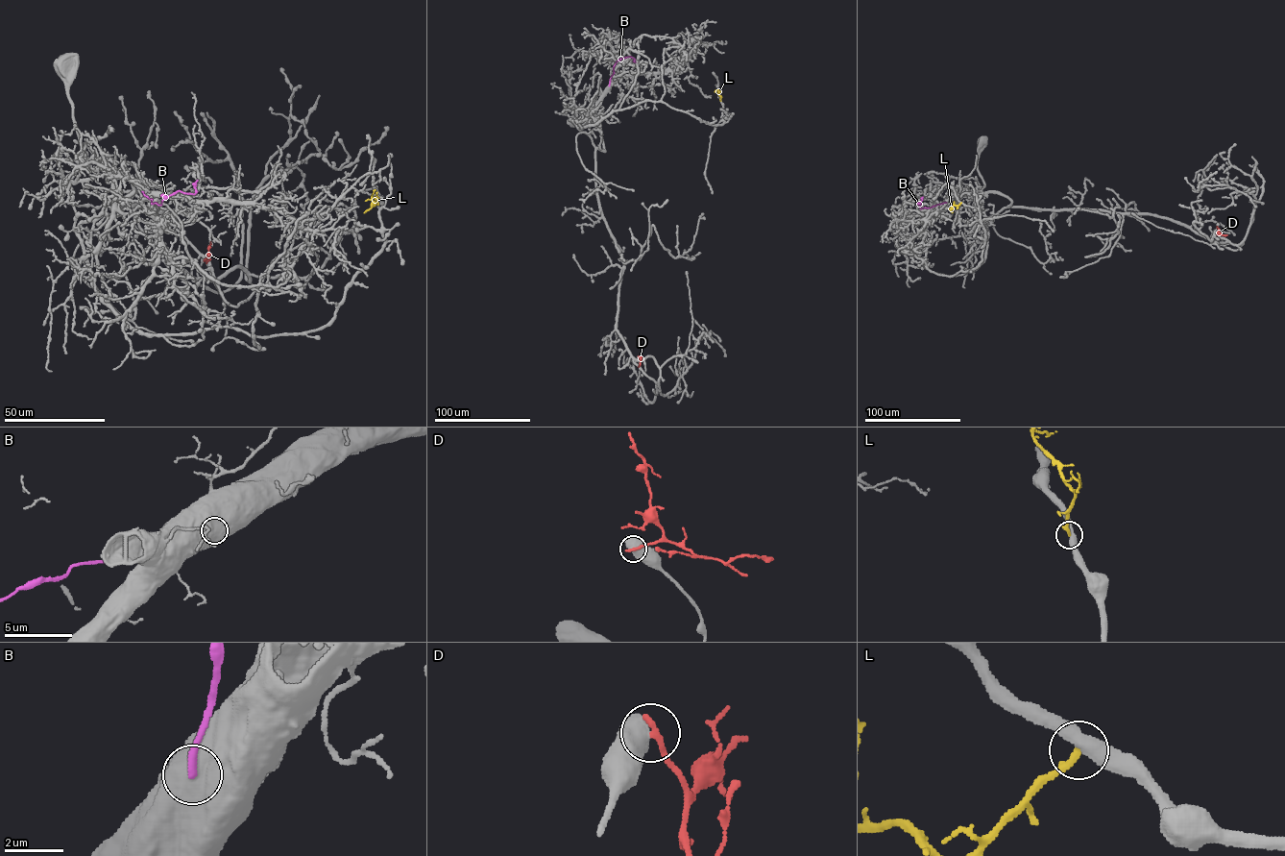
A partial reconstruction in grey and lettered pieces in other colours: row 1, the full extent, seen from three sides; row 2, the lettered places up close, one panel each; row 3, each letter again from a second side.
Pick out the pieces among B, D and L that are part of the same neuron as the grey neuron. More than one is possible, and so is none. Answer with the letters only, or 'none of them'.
none of them

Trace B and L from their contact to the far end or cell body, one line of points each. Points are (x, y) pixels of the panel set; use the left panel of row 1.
B: (142, 191), (152, 203), (160, 205), (179, 190), (194, 194), (194, 183), (197, 181)
L: (376, 192), (377, 198), (372, 198), (371, 207), (364, 212)

